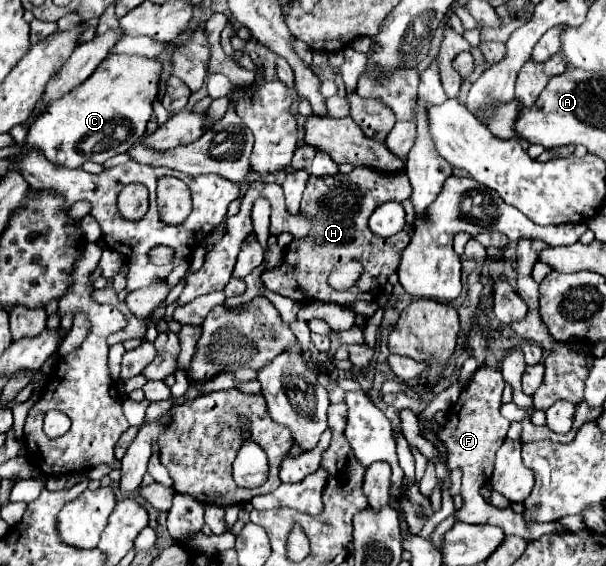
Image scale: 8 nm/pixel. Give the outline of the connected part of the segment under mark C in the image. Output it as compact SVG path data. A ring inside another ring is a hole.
M109 55L101 65L91 73L87 81L77 85L69 95L53 101L45 113L29 127L27 141L37 145L55 165L79 169L85 161L105 163L107 159L127 153L133 145L139 143L139 137L145 135L145 125L151 117L151 103L157 97L157 79L159 79L161 63L155 59L139 57L139 55Z

